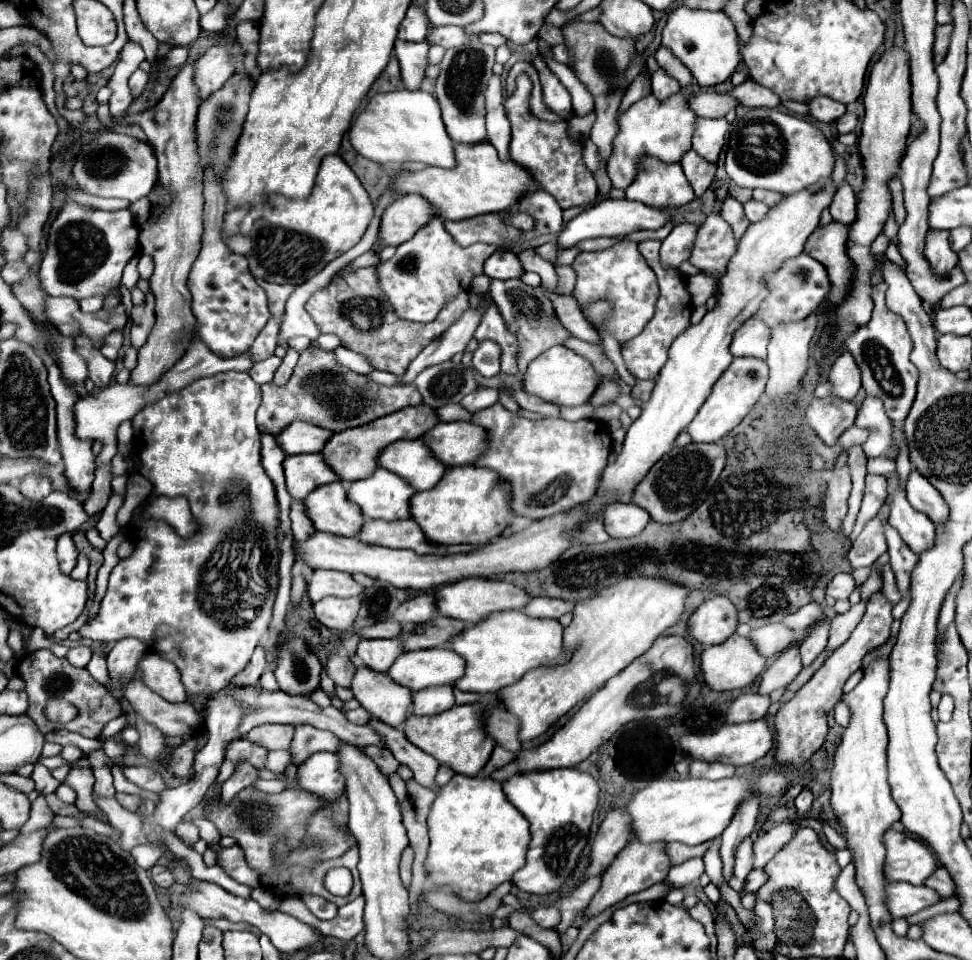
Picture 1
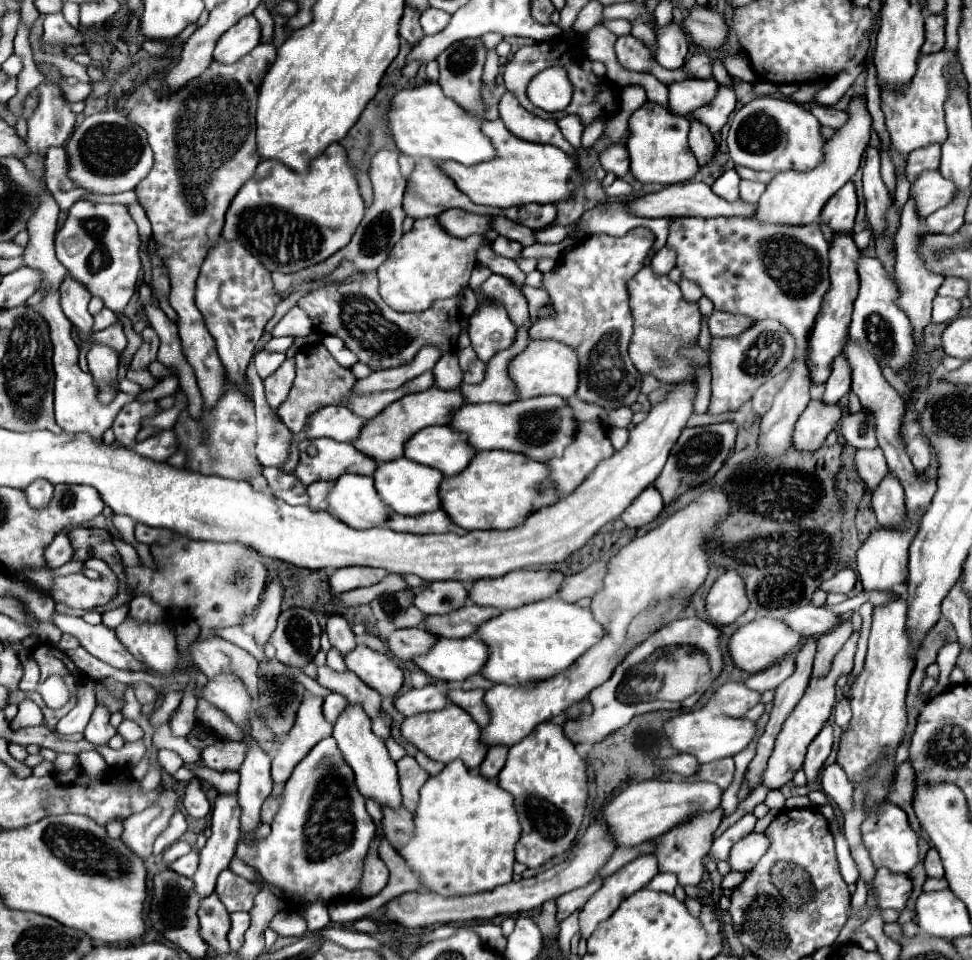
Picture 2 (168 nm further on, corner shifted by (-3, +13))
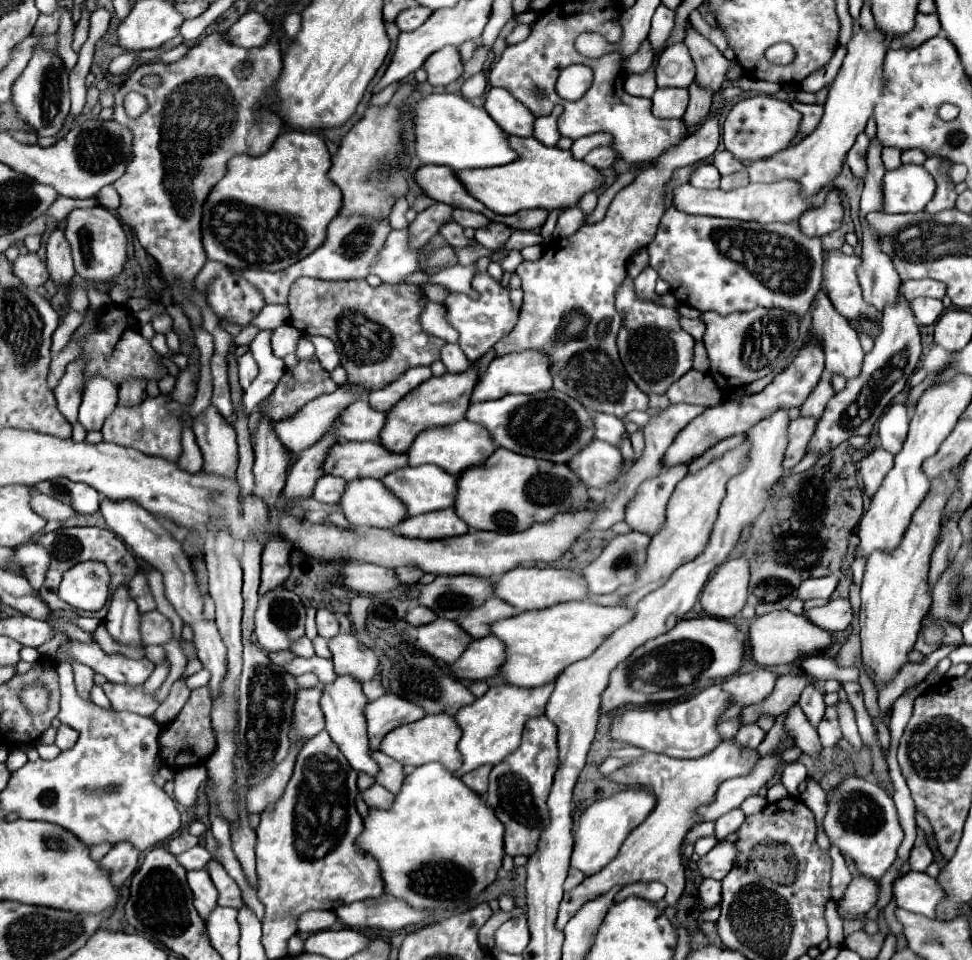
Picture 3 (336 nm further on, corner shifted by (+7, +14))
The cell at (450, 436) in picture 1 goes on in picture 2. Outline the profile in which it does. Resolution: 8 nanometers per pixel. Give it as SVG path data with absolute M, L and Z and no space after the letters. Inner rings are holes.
M539 396L513 404L463 404L453 414L449 426L455 432L467 434L469 444L475 448L475 452L509 450L521 452L539 462L547 462L555 456L561 456L565 446L571 444L577 420L561 396Z

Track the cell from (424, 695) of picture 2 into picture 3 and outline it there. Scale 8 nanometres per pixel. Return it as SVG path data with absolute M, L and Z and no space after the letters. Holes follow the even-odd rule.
M387 693L385 697L379 697L377 701L367 703L365 719L367 719L369 747L377 751L381 739L389 731L401 727L405 721L419 721L423 717L425 717L425 711L419 705L413 705L411 701L405 701L403 697L397 697L393 693Z

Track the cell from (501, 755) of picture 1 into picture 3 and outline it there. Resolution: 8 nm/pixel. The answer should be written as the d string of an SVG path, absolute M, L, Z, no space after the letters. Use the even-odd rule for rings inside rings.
M483 765L481 769L475 769L475 771L467 773L467 775L463 777L463 783L465 783L469 789L473 789L475 793L479 793L479 795L483 797L483 795L487 793L489 771L491 771L491 765Z

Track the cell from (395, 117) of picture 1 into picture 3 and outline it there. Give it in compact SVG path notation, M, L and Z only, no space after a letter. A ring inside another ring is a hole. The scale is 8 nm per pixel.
M435 93L421 99L413 111L415 121L415 153L421 163L447 165L455 171L463 169L485 169L513 163L517 153L509 147L505 131L489 117L483 107L471 105L461 95Z

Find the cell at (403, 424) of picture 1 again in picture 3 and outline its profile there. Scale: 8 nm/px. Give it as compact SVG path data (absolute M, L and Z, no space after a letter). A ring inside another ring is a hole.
M471 363L465 373L445 373L443 377L431 377L429 381L421 383L387 413L387 423L381 431L381 445L391 449L393 453L405 453L421 431L461 421L465 417L465 409L469 407L469 397L477 379L477 365Z

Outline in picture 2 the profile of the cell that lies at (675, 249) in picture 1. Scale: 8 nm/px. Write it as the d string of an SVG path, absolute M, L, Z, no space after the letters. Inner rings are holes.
M667 244L653 256L651 266L657 274L667 274L675 266L675 250L671 250Z

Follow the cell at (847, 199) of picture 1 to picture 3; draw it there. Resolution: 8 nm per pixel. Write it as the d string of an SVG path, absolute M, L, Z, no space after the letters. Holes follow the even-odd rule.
M839 191L829 193L823 207L815 207L807 211L801 221L797 221L801 233L807 233L807 237L823 237L831 231L835 231L843 221L843 207L839 203Z

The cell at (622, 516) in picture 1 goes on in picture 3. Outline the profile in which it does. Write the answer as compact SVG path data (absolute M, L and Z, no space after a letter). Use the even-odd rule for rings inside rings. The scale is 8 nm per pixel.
M689 463L667 467L659 477L645 481L639 487L639 493L627 505L627 513L625 513L625 521L633 531L653 535L657 533L657 529L661 529L661 525L665 523L667 501L675 485L687 475L687 467Z

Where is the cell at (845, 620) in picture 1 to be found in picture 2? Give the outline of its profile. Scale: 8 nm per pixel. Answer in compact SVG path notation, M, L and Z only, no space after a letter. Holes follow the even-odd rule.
M843 620L839 622L831 634L823 634L817 640L817 654L815 654L815 666L813 666L813 676L823 676L833 660L833 656L841 650L841 646L847 642L847 638L853 632L853 622Z

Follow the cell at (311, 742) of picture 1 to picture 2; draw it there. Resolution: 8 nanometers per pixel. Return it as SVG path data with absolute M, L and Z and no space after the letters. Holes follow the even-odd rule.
M309 694L299 706L299 714L295 718L295 726L287 734L287 742L283 738L279 750L273 756L273 782L285 782L291 776L295 764L307 756L311 746L331 736L331 732L333 724L323 718L323 698Z

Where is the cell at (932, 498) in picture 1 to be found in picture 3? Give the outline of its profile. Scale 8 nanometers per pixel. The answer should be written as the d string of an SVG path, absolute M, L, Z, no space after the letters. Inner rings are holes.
M893 403L885 415L879 419L879 439L881 447L889 453L899 453L909 431L909 415L903 403Z

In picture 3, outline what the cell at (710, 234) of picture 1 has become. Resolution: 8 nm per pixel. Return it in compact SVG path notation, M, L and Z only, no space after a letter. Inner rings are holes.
M669 207L661 217L657 235L649 243L649 265L657 275L671 285L671 293L679 303L695 307L699 311L717 311L729 315L733 311L751 311L755 307L781 307L803 317L811 305L811 299L821 287L821 241L817 237L805 237L797 223L755 223L719 217L697 217Z

